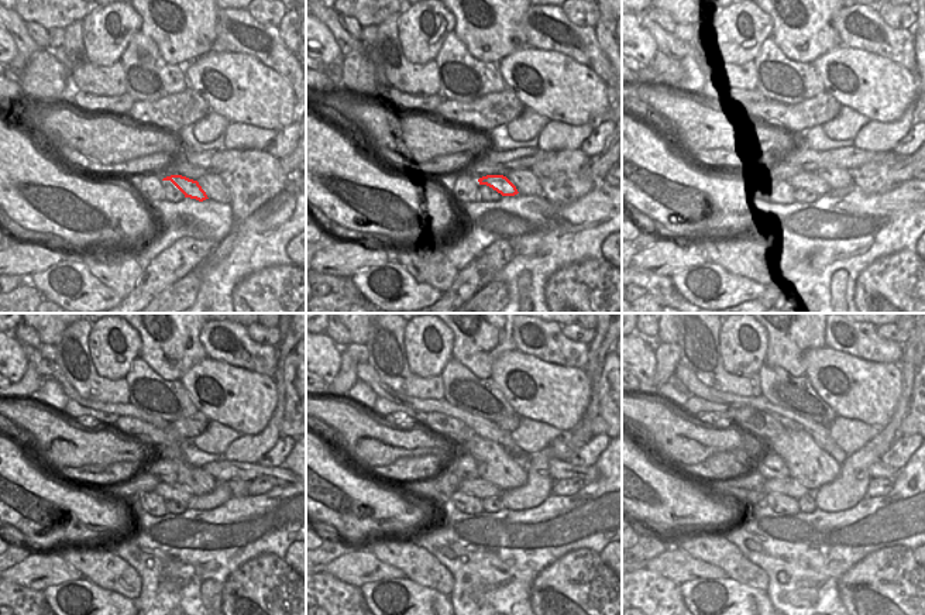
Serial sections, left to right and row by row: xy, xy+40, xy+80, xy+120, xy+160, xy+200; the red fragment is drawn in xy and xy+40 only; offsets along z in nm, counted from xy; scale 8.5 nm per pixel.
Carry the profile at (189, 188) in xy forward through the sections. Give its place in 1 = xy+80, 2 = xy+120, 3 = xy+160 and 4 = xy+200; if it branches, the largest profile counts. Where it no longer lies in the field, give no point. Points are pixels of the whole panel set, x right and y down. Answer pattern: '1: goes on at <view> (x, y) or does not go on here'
1: goes on at xy+80 (814, 182)
2: goes on at xy+120 (178, 492)
3: goes on at xy+160 (480, 488)
4: goes on at xy+200 (790, 487)

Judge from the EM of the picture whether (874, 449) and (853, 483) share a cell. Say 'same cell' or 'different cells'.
same cell

